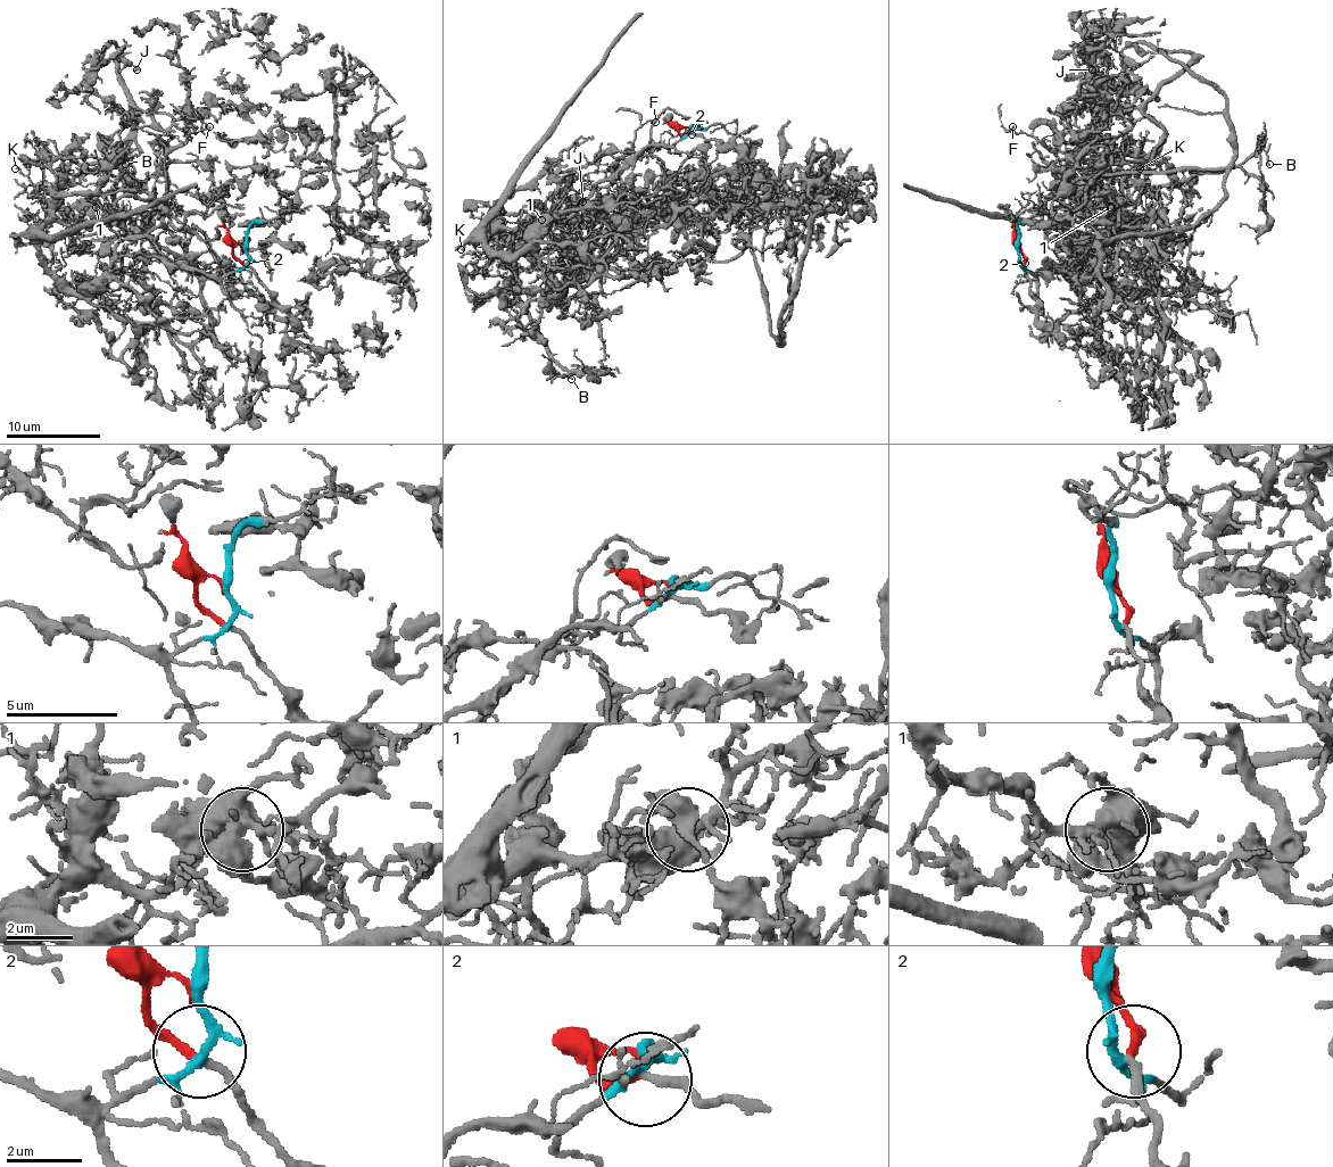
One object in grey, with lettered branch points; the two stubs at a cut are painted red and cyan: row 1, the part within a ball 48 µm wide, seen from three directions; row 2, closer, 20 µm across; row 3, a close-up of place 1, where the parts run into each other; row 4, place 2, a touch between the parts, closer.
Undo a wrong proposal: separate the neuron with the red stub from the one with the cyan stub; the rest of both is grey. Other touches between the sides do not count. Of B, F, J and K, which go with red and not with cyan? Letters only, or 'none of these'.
J

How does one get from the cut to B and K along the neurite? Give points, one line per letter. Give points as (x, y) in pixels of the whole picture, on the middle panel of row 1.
B: (689, 127), (670, 146), (642, 148), (513, 254), (496, 251), (485, 236), (496, 229), (551, 372), (571, 379)
K: (689, 127), (670, 146), (642, 148), (513, 254), (487, 242), (496, 229), (461, 249)

